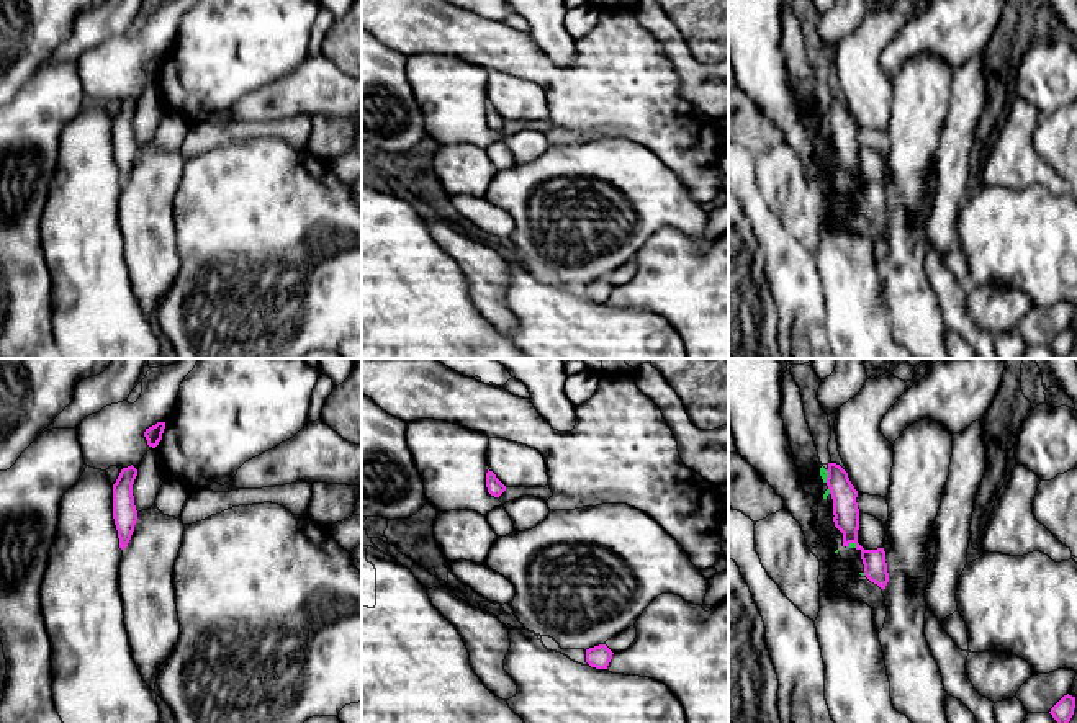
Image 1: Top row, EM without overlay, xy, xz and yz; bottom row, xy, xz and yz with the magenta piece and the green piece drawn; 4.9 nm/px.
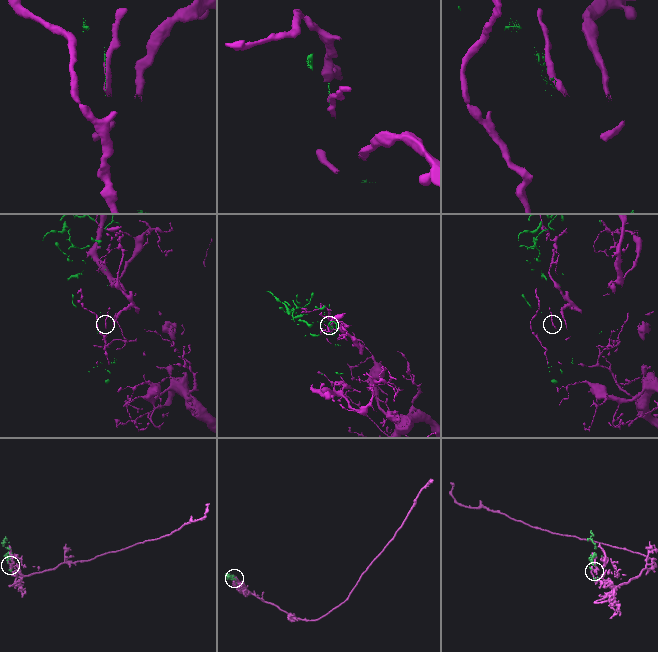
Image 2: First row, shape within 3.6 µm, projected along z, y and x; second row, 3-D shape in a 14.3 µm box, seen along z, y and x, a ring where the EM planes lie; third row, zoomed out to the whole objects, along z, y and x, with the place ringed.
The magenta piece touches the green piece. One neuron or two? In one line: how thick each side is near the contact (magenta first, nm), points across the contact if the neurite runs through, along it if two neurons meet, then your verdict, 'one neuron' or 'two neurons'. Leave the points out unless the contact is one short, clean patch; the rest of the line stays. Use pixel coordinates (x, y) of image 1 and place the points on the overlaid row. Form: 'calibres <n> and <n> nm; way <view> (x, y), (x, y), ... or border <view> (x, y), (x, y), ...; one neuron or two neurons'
calibres 130 and 30 nm; two neurons

